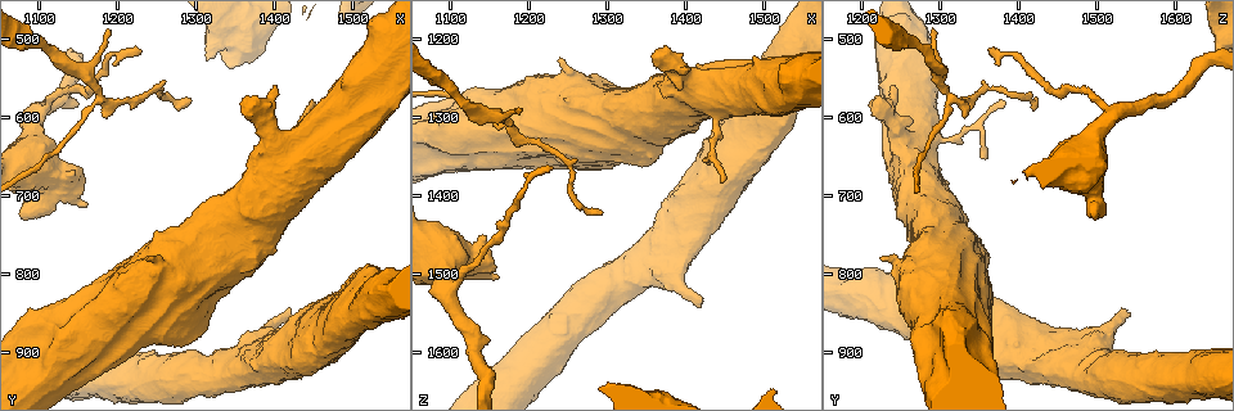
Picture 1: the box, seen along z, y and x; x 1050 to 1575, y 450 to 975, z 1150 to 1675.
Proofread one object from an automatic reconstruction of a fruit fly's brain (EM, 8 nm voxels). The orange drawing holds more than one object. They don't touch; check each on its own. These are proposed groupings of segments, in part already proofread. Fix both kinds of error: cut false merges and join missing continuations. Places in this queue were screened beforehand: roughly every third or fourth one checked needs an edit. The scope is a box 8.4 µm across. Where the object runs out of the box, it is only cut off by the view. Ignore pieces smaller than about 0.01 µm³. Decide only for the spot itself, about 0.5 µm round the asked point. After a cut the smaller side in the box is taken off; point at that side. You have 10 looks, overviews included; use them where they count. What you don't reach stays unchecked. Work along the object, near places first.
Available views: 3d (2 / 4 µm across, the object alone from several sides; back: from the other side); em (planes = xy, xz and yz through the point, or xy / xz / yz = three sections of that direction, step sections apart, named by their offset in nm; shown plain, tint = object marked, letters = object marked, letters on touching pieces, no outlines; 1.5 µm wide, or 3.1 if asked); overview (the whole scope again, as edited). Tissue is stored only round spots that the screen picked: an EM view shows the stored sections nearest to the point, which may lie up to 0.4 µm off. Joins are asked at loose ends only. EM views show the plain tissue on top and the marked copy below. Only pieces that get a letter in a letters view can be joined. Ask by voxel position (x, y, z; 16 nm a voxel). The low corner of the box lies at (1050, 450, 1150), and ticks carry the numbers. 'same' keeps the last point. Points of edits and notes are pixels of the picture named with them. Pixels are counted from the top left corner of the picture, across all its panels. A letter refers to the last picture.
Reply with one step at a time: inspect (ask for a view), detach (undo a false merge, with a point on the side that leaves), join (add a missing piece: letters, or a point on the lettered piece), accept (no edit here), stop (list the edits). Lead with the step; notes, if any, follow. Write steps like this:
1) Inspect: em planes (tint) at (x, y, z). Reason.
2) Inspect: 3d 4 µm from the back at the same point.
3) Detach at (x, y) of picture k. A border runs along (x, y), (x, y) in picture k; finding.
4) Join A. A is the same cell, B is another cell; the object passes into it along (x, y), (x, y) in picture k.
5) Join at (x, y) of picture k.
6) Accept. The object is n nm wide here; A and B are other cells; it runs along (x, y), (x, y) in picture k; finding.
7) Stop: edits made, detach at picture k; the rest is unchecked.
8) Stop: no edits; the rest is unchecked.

Inspect: em planes (tint) at (1445, 580, 1380). Free end.

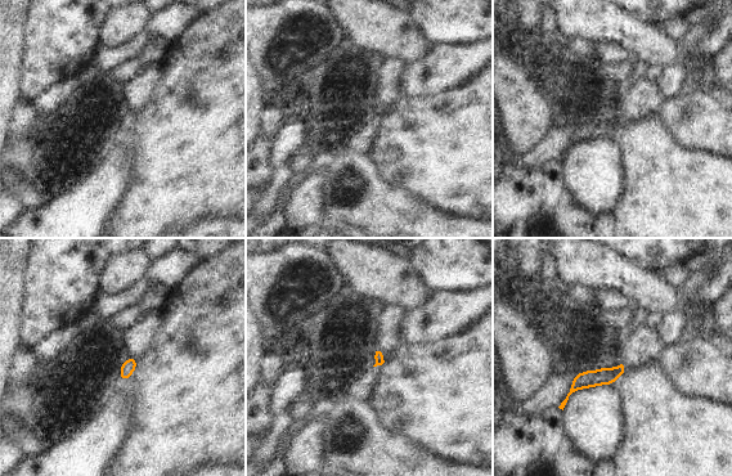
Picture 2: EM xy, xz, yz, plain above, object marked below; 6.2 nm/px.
Inspect: em planes (letters) at the same point.

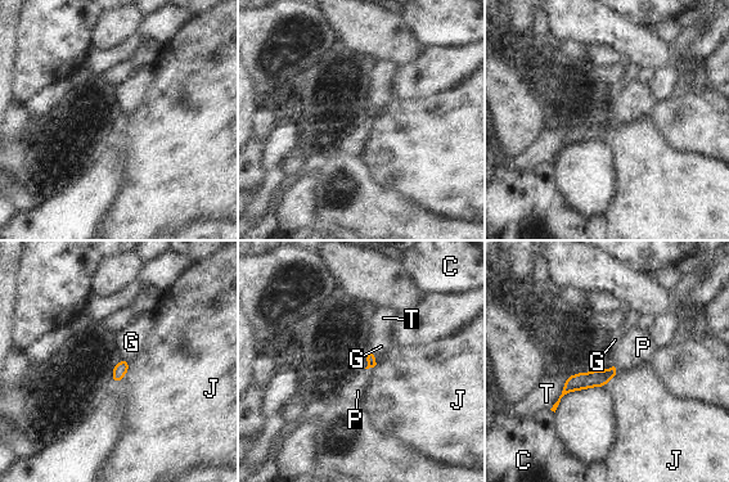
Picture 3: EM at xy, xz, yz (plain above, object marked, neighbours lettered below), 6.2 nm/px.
Join P. P is the same cell, C, G, J and T are other cells; the object passes into it along (370, 357), (369, 366), (358, 391) in picture 3; the cell continues.

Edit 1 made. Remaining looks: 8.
Inspect: overview.

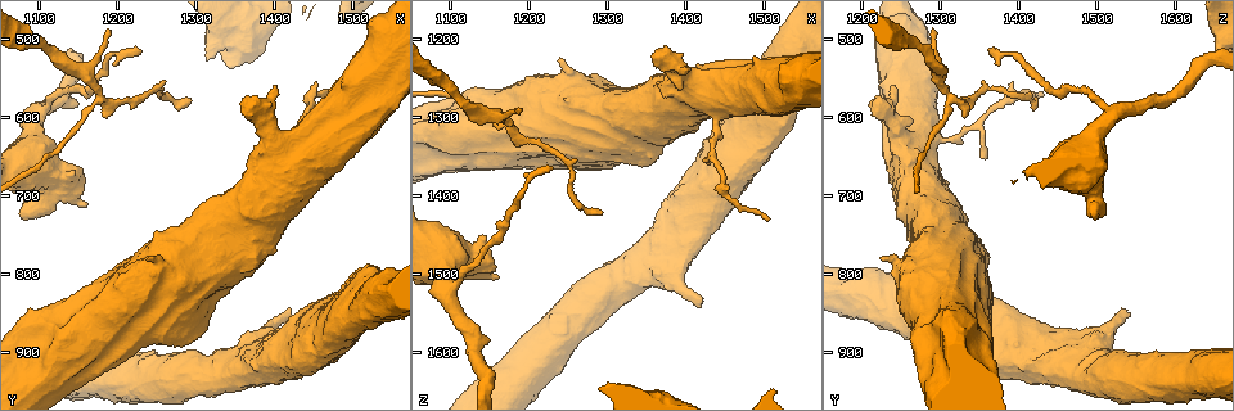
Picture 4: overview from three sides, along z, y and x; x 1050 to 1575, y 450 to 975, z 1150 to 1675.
Inspect: em planes (tint) at (1360, 575, 1225). Free end.

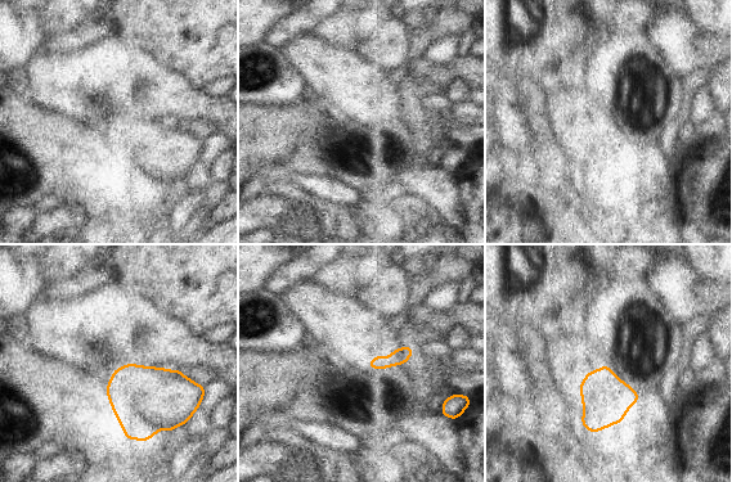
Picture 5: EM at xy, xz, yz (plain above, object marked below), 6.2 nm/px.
Inspect: em planes (letters) at the same point. What lies round it.

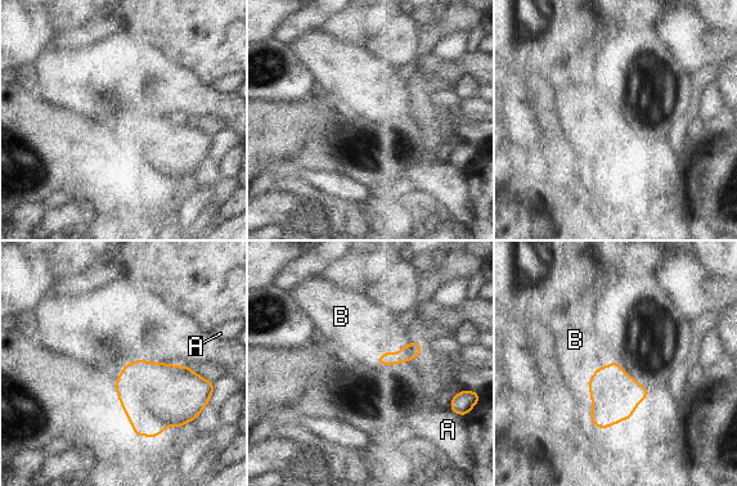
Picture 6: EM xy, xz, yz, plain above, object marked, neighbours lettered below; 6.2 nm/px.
Join B. B is the same cell, A is another cell; the object passes into it along (615, 395), (592, 400), (580, 392) in picture 6; the cell continues.

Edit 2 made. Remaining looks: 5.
Inspect: 3d 4 µm at (1185, 490, 1290).

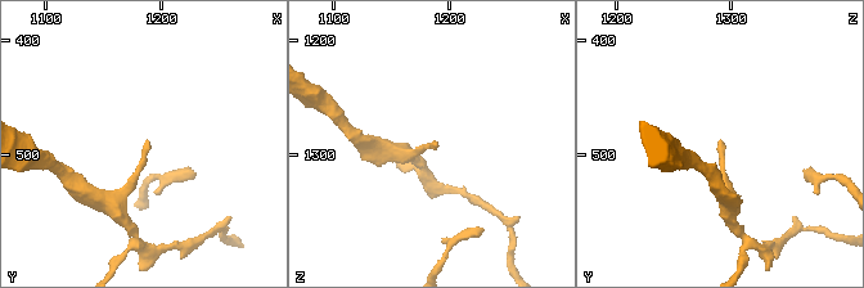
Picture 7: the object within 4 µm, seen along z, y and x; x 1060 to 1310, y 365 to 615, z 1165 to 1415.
Inspect: em planes (tint) at (1190, 486, 1292). Shape alone is not enough.

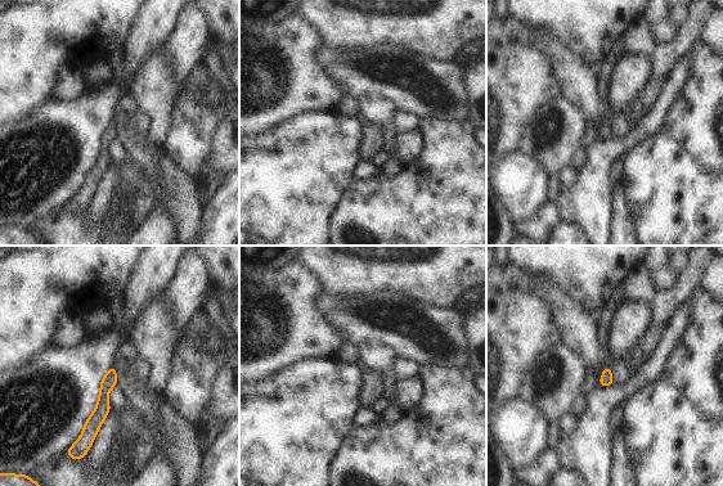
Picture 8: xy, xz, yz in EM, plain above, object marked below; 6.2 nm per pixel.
Inspect: em planes (letters) at the same point.

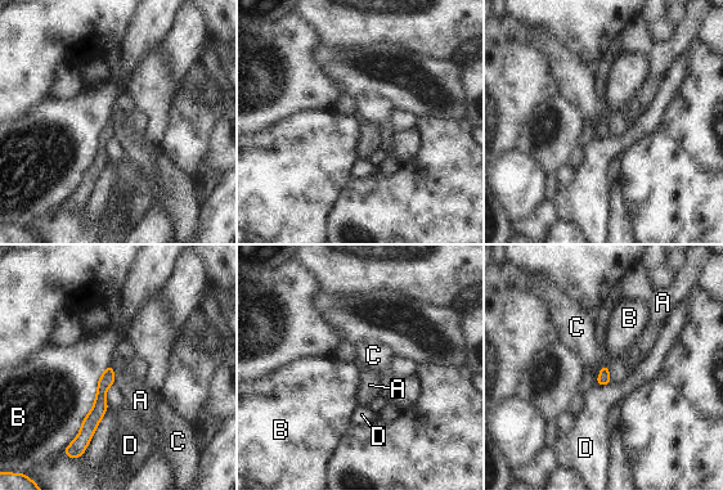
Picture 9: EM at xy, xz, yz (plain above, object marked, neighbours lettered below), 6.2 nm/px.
Accept. A, B, C and D are other cells; a border runs along (109, 364), (72, 440) in picture 9; no lettered piece goes on from it.

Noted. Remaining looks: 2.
Inspect: em planes (letters) at (1420, 855, 1540). Free end.

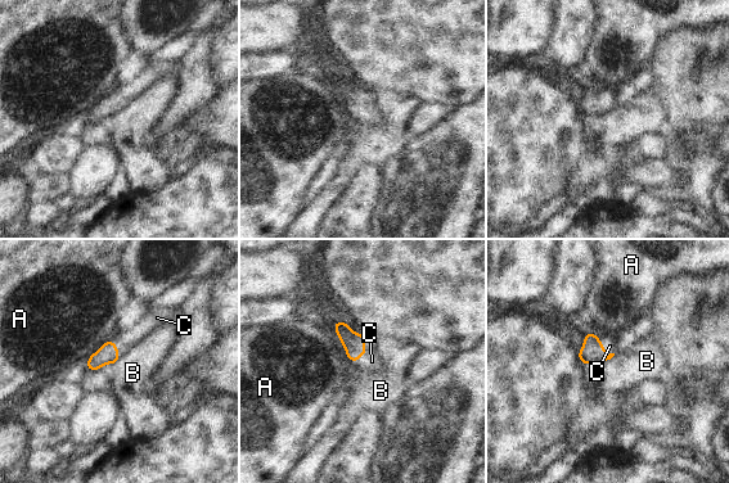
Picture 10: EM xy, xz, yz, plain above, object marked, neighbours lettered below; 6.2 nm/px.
Join C. C is the same cell, A and B are other cells; the object passes into it along (354, 343), (364, 351), (372, 361) in picture 10; the cell continues.

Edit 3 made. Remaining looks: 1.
Stop: edits made, join at picture 3, join at picture 6, join at picture 10; the rest is unchecked.

